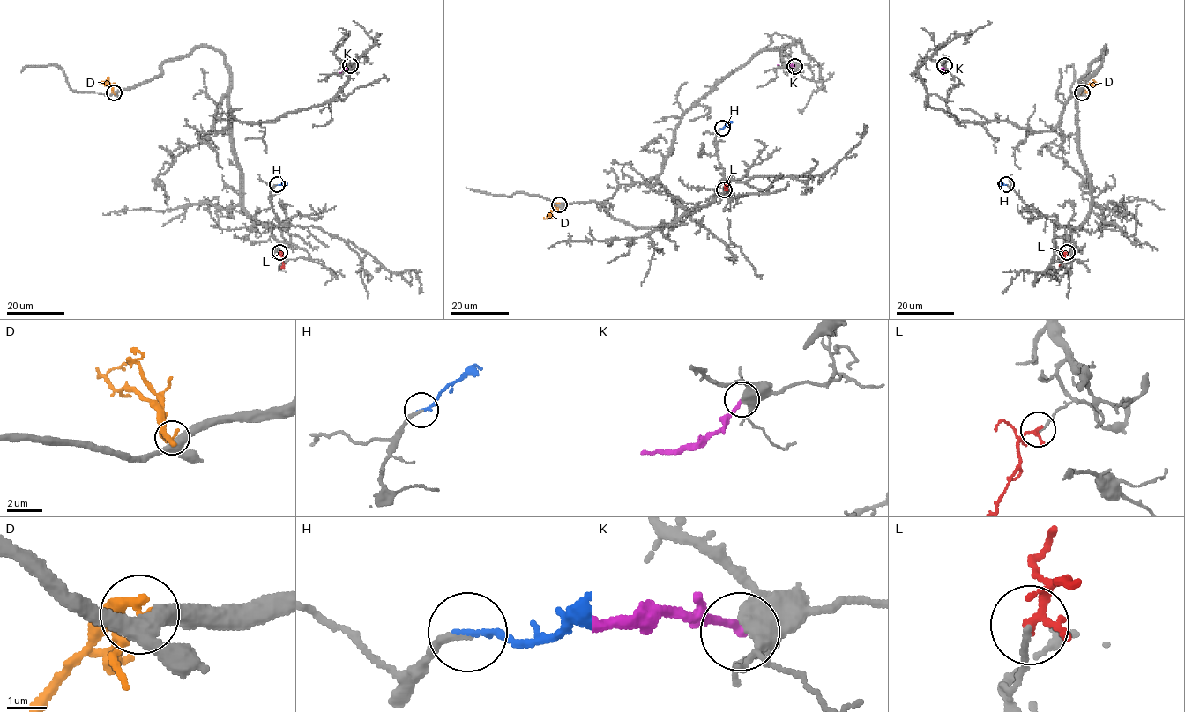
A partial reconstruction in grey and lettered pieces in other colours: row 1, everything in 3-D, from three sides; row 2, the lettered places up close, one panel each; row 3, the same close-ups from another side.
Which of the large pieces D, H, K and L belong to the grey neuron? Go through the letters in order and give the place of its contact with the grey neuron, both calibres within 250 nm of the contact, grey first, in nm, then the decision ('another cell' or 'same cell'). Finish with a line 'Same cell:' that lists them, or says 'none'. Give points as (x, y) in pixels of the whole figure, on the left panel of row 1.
D: meets grey at (114, 92); 400 nm thick on the grey side, 280 nm on the other; another cell
H: meets grey at (277, 184); 190 nm thick on the grey side, 160 nm on the other; same cell
K: meets grey at (350, 65); 440 nm thick on the grey side, 200 nm on the other; another cell
L: meets grey at (279, 252); 120 nm thick on the grey side, 170 nm on the other; another cell
Same cell: H

